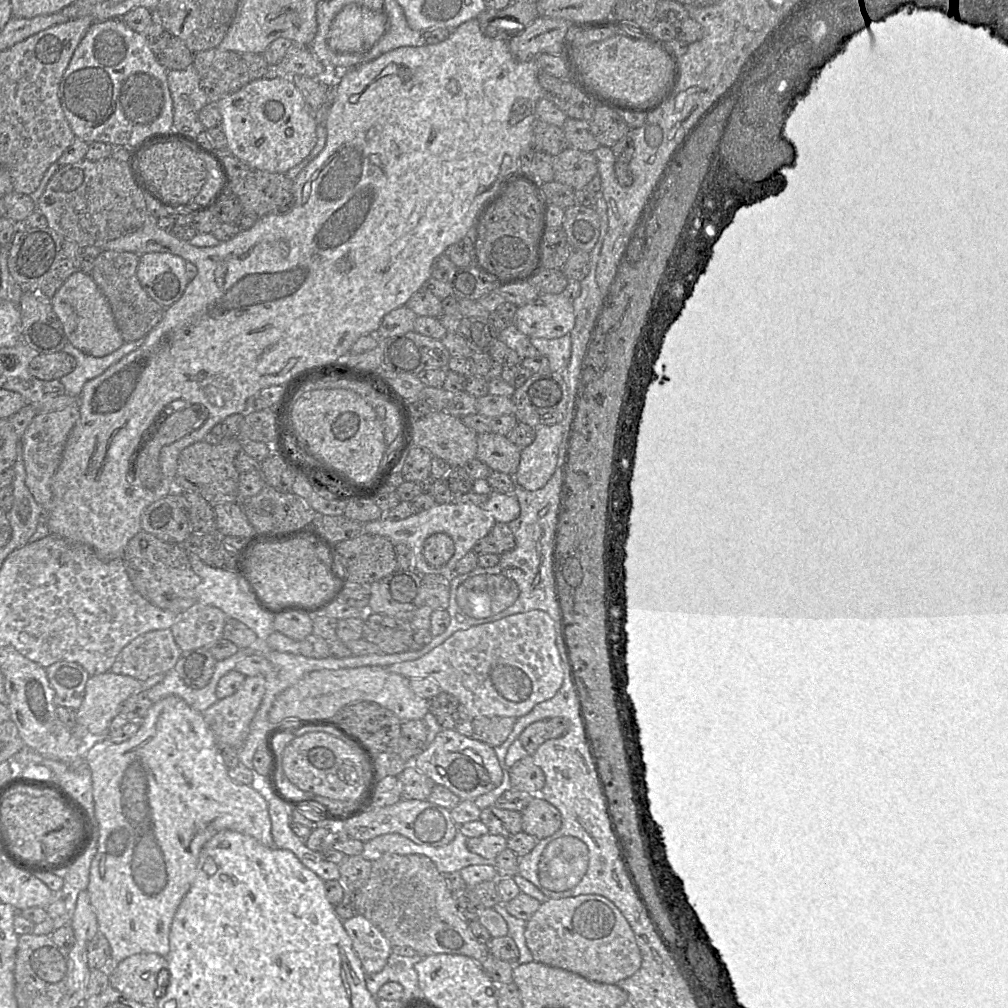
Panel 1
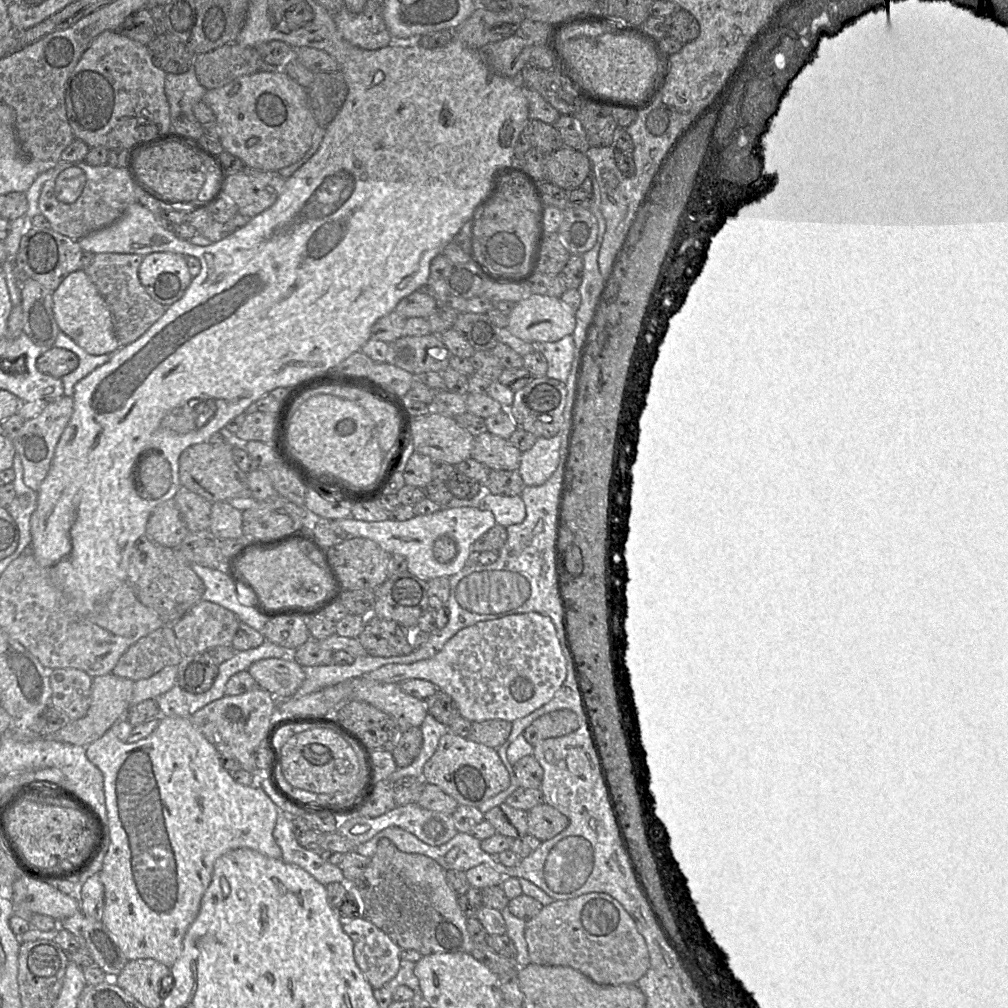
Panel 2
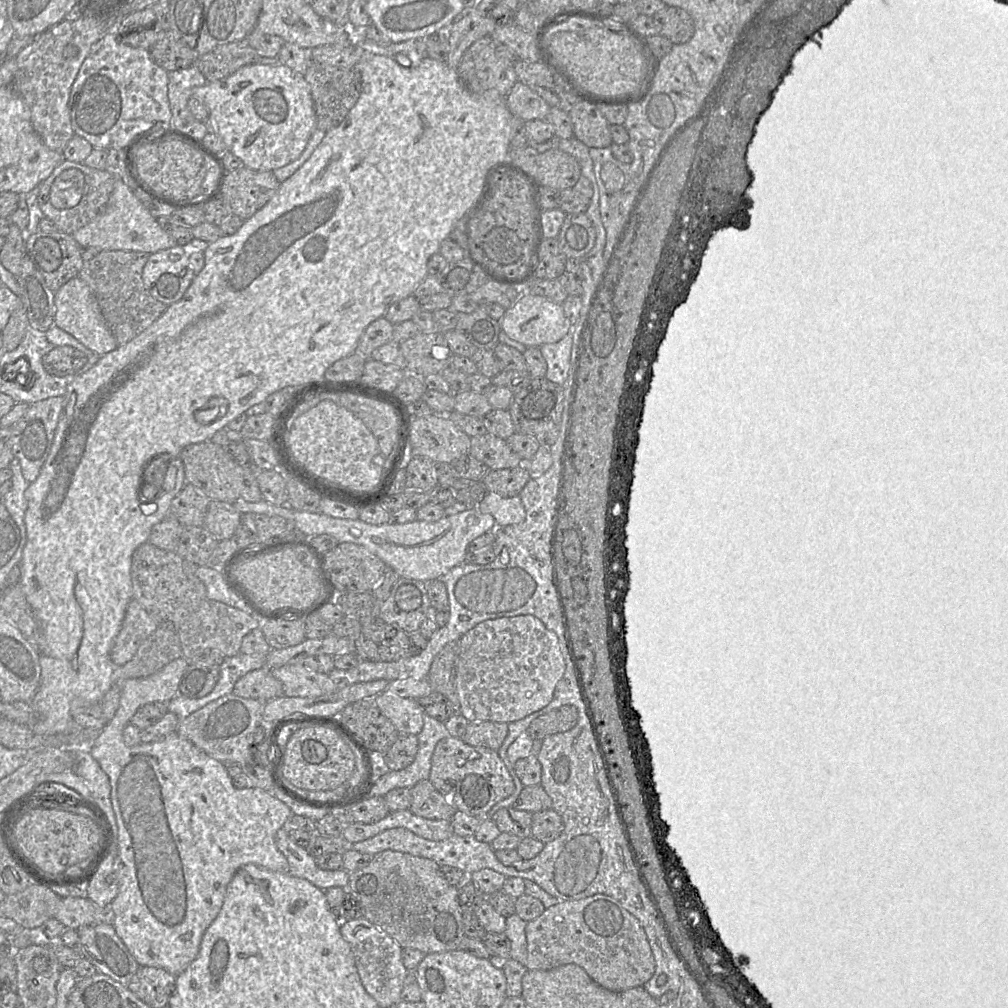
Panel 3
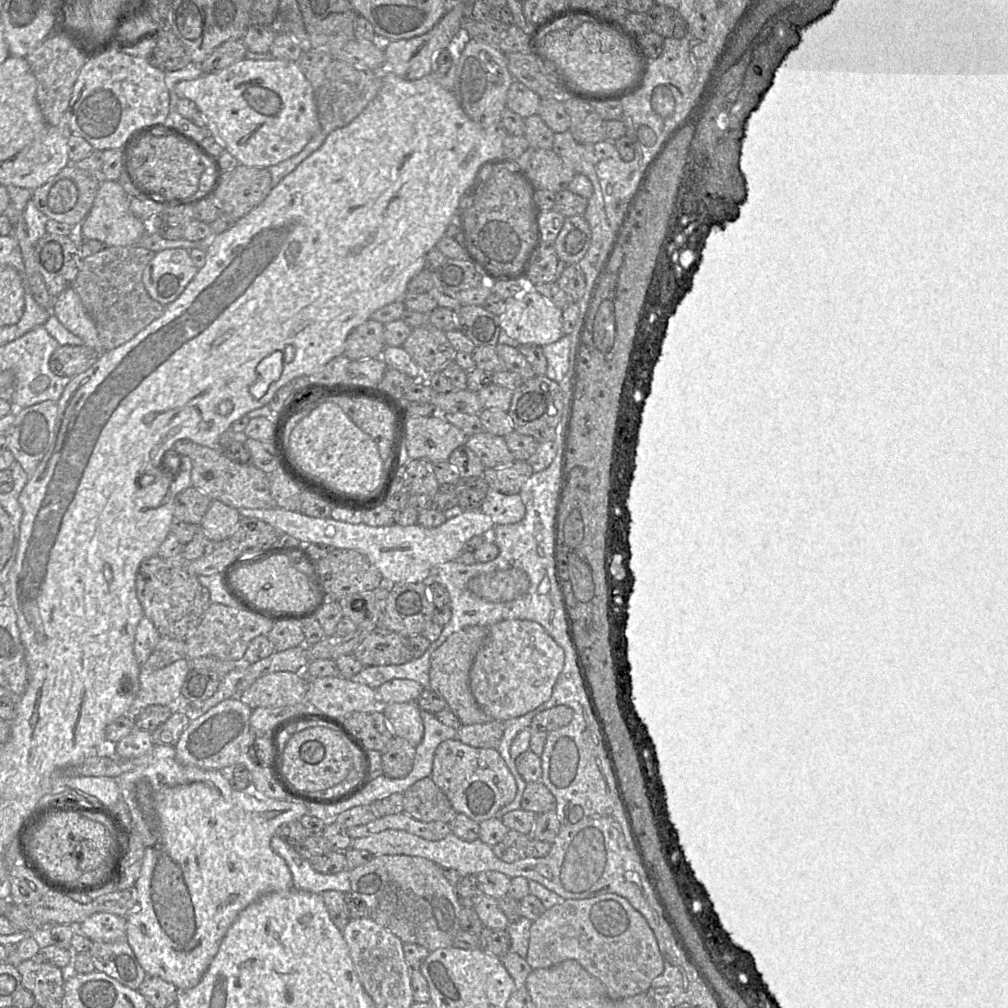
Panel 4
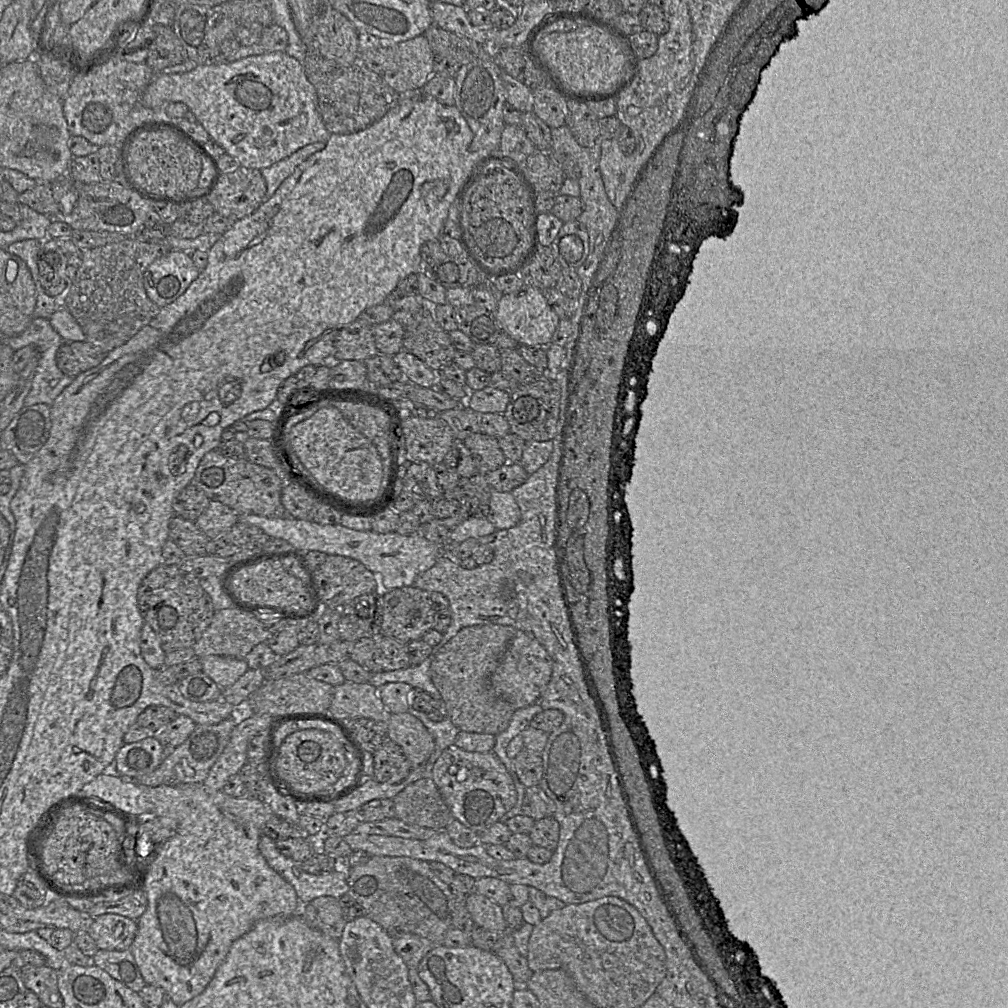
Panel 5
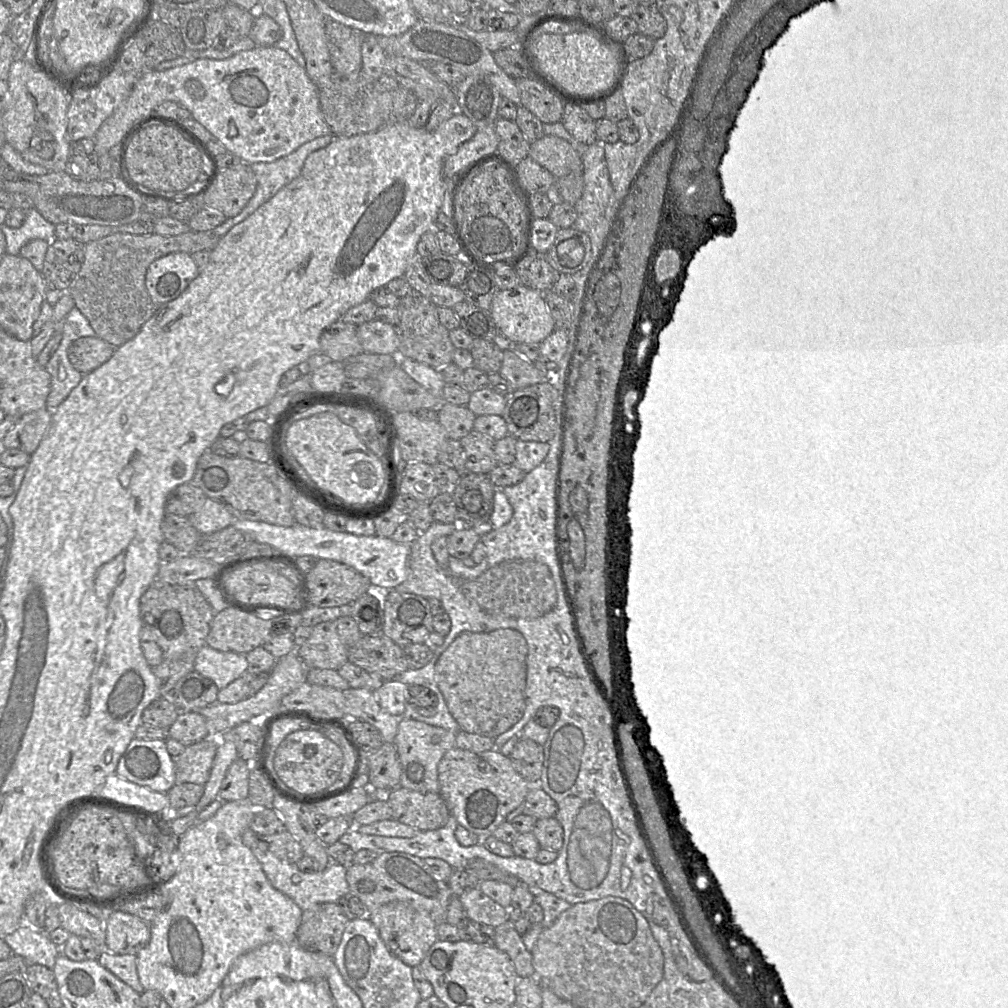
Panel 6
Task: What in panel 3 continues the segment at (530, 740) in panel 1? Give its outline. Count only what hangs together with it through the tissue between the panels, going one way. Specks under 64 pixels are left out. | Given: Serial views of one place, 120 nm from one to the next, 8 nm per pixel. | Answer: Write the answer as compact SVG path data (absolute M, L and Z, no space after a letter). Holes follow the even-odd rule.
M562 705L534 719L526 732L533 740L543 740L547 736L571 730L577 721L577 708Z

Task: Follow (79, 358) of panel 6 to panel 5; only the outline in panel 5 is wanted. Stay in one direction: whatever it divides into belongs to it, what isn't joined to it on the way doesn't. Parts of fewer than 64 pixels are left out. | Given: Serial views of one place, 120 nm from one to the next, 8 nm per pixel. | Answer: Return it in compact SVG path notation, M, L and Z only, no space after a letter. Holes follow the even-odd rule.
M88 341L64 342L56 353L56 363L65 375L75 378L98 366L106 354Z

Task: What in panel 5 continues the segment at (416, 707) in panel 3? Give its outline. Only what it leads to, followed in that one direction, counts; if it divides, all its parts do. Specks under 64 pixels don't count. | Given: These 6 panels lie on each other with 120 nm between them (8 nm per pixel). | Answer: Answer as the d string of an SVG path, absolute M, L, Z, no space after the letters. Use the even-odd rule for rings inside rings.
M410 711L392 714L387 722L388 739L399 745L411 763L411 770L422 765L434 751L434 740L424 724Z

